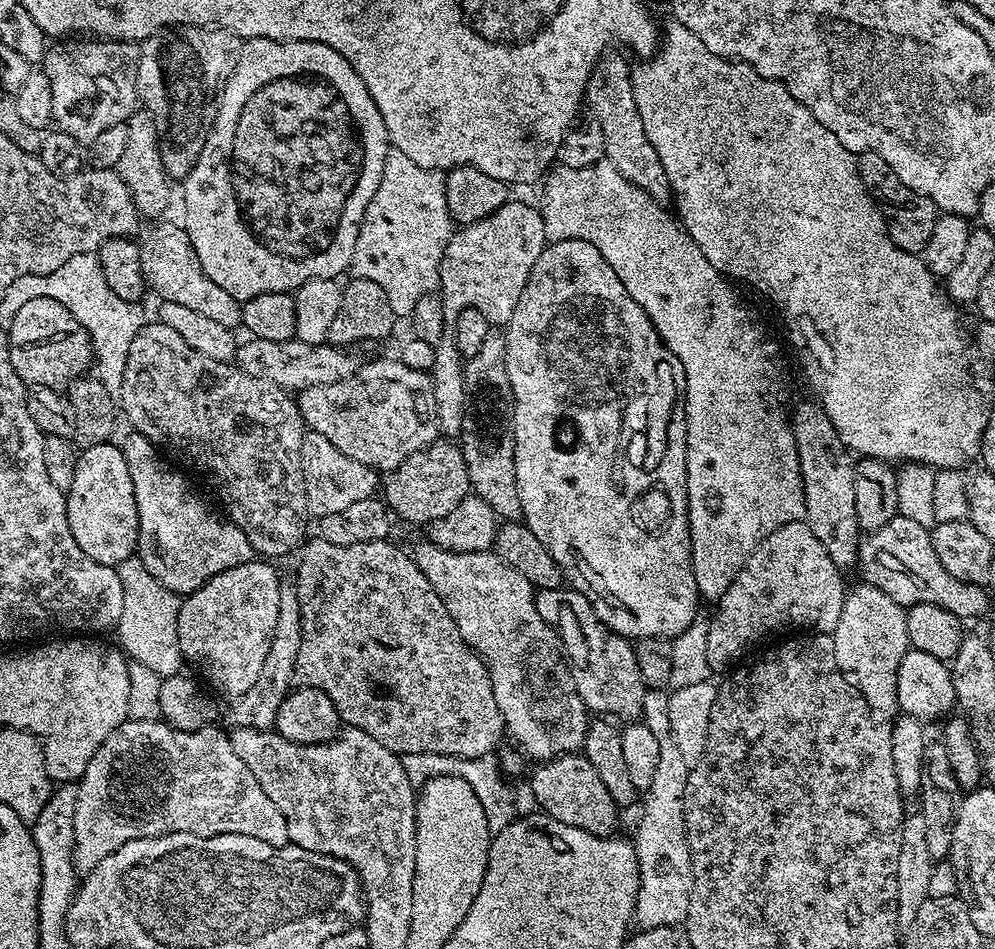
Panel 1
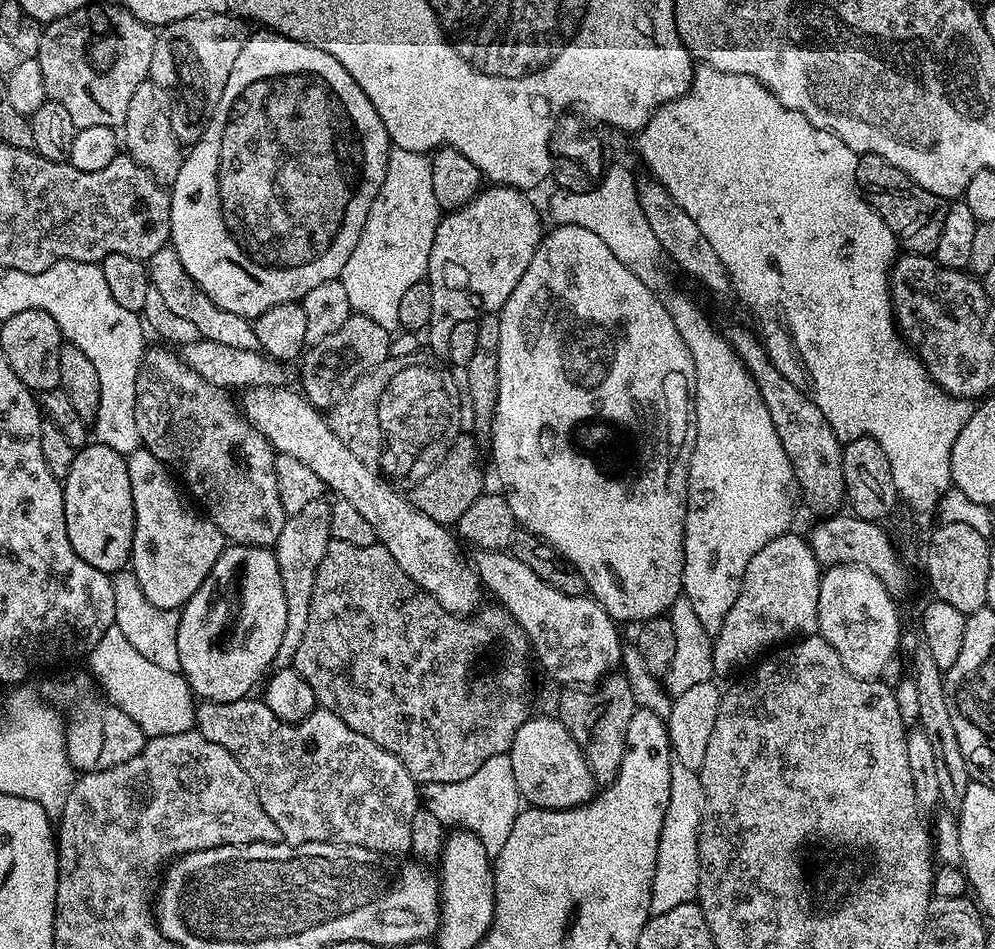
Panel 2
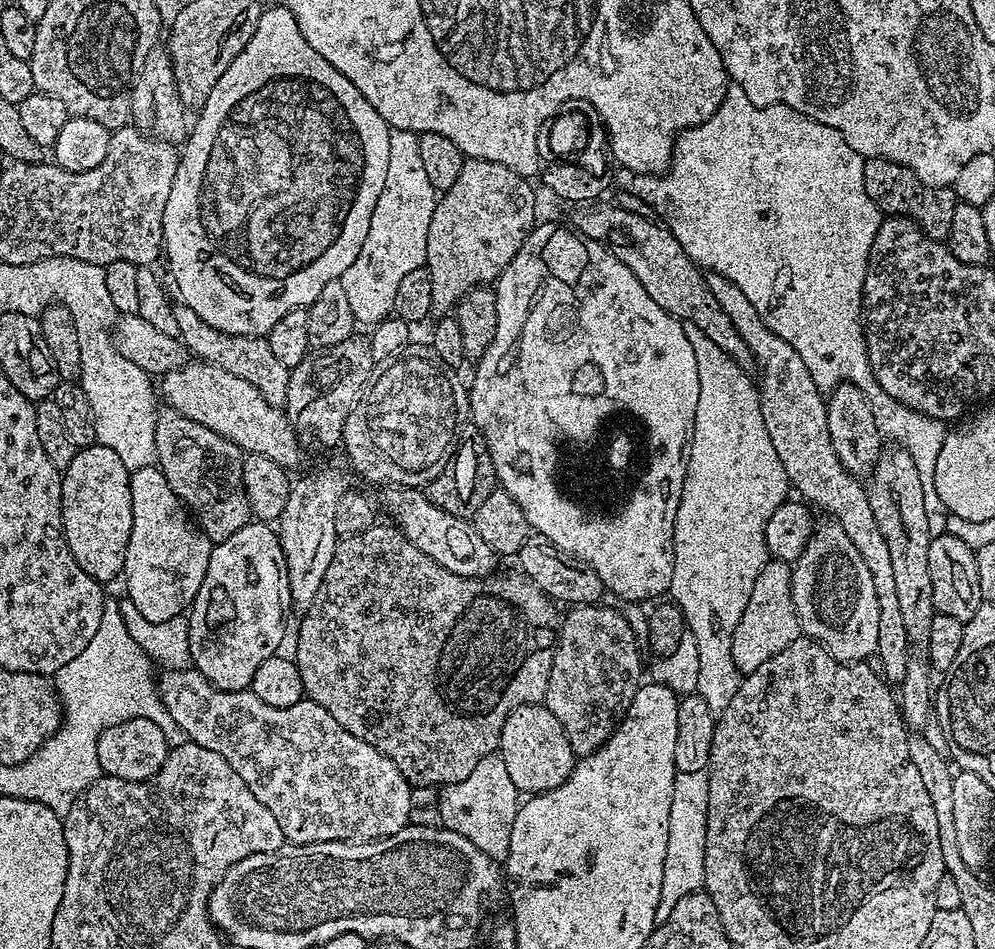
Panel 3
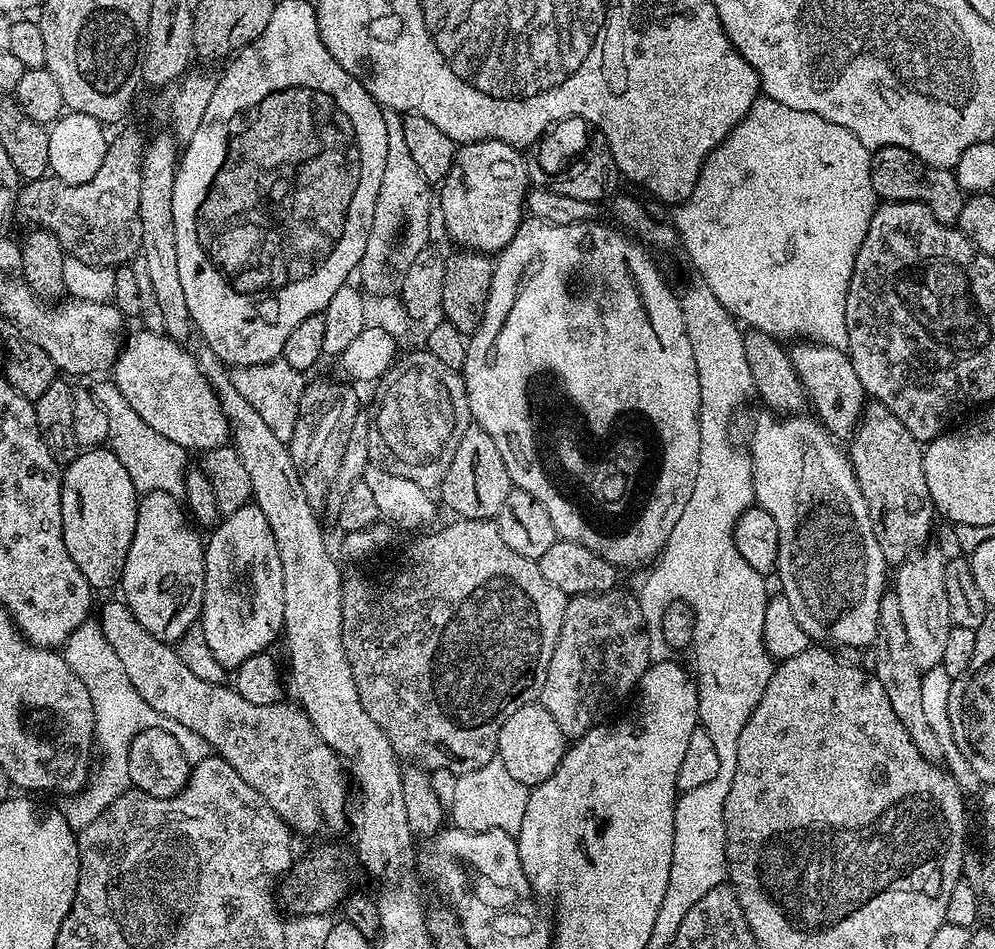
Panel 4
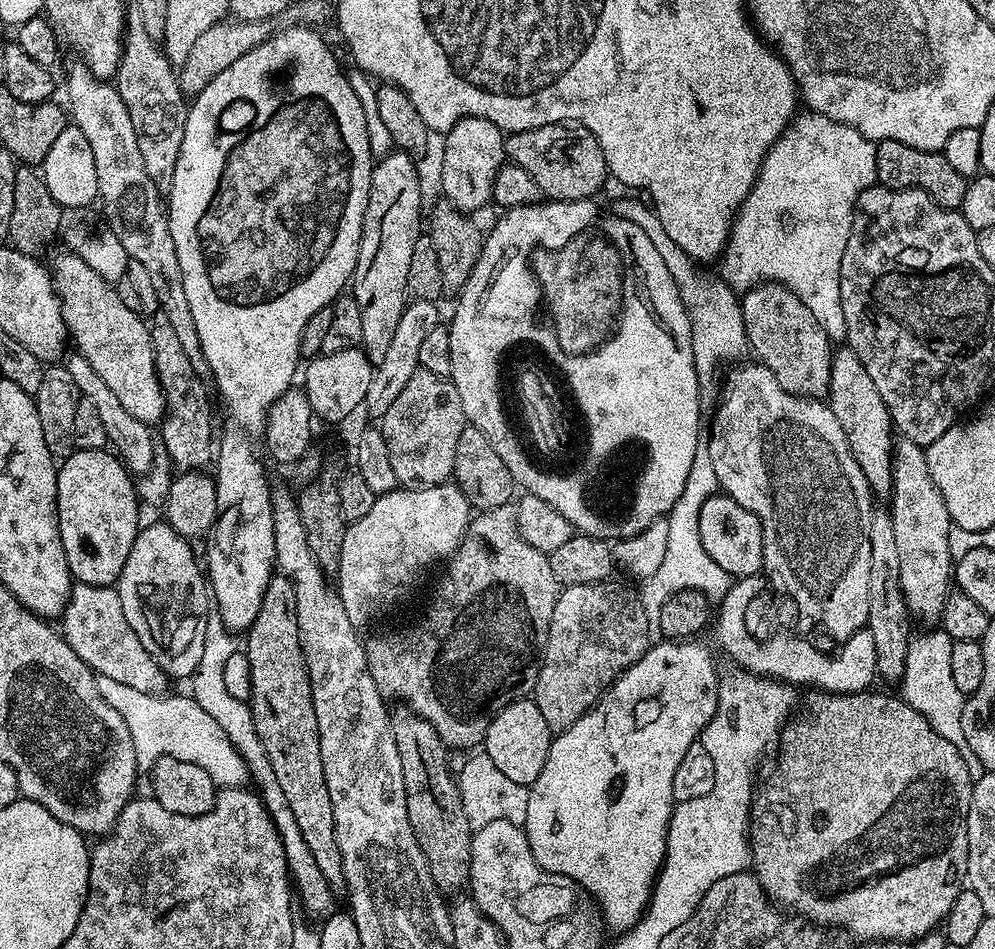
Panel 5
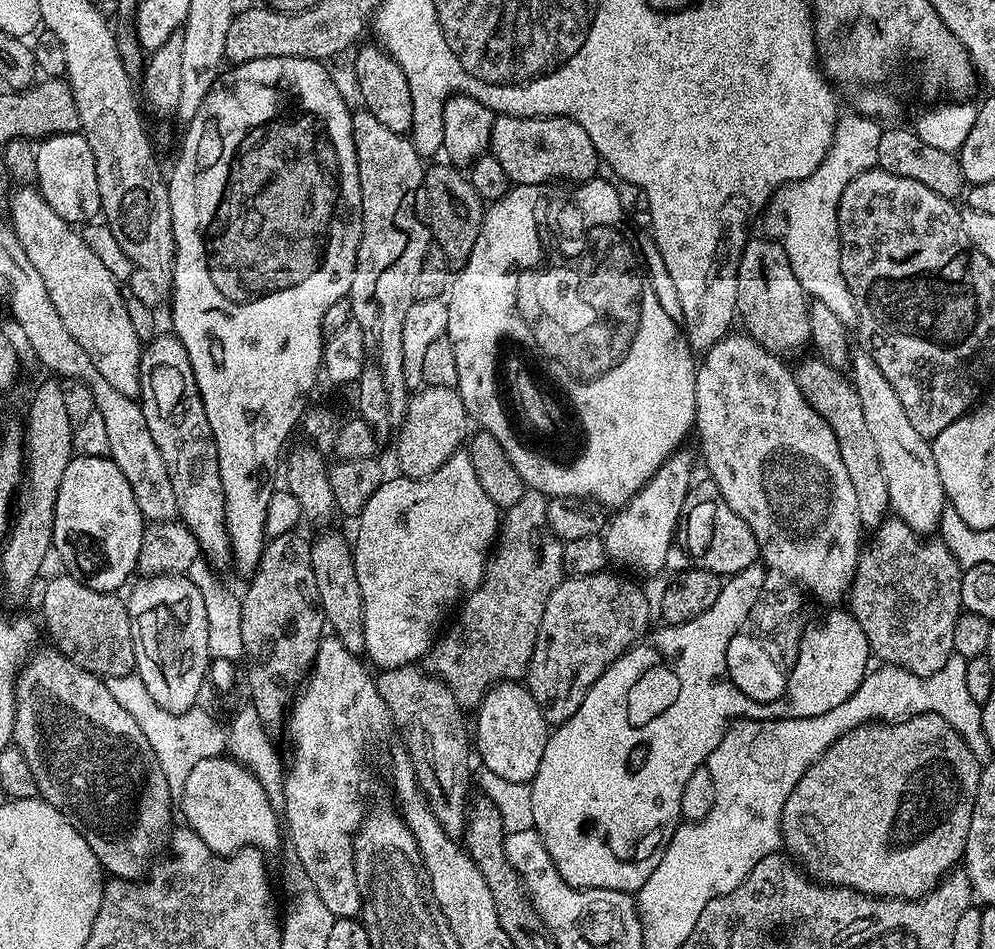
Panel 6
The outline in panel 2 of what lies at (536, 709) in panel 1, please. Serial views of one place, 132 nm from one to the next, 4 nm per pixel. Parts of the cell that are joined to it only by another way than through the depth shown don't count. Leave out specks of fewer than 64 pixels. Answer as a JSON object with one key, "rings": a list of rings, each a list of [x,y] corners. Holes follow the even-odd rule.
{"rings":[[[288,387],[247,389],[243,393],[244,419],[271,442],[279,455],[298,458],[304,466],[310,466],[329,493],[336,492],[332,494],[355,506],[365,516],[366,522],[374,526],[378,543],[390,550],[394,562],[406,570],[418,587],[430,593],[452,615],[471,617],[481,603],[480,575],[469,561],[467,564],[460,557],[453,533],[445,525],[434,522],[434,518],[422,514],[422,510],[412,505],[407,495],[399,496],[396,493],[399,491],[389,481],[370,470],[370,466],[366,466],[366,462],[356,457],[346,442],[334,434],[331,423],[321,409],[305,400],[295,387]]]}

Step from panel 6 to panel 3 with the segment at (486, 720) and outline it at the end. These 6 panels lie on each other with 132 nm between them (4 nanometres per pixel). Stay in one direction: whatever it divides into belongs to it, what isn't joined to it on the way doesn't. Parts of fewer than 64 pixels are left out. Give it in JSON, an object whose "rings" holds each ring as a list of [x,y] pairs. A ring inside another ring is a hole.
{"rings":[[[543,703],[523,704],[510,714],[510,718],[506,718],[498,753],[520,794],[539,794],[562,786],[562,782],[572,776],[578,759],[572,753],[562,722],[558,722],[558,718],[554,718]]]}

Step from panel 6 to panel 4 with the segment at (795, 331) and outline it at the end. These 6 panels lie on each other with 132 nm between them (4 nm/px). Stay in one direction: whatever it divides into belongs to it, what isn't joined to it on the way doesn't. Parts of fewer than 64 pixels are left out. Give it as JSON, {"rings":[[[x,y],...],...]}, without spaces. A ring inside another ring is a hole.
{"rings":[[[796,342],[793,344],[796,345],[790,348],[792,365],[802,382],[804,395],[810,408],[813,408],[811,411],[814,413],[815,419],[824,425],[824,429],[829,436],[840,442],[847,441],[860,424],[860,416],[866,407],[864,387],[862,382],[858,382],[858,374],[854,374],[854,366],[852,360],[848,357],[847,351],[844,348],[835,348],[834,346],[826,346],[815,342]]]}

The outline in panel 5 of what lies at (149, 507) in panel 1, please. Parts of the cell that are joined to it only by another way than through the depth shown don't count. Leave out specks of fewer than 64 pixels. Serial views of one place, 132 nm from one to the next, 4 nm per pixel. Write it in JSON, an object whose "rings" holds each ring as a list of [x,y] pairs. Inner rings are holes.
{"rings":[[[166,522],[160,524],[145,523],[130,546],[126,566],[118,581],[118,591],[122,598],[122,614],[130,622],[130,630],[138,634],[138,642],[146,646],[150,658],[168,677],[191,677],[196,669],[198,658],[202,656],[202,646],[206,638],[206,626],[210,619],[210,589],[206,583],[205,573],[196,565],[196,556],[190,549],[184,548],[185,537],[178,535]]]}

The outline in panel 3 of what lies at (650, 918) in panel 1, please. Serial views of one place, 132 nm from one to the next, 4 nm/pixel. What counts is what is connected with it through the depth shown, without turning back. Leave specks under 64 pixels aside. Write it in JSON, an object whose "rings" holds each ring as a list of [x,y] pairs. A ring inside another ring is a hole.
{"rings":[[[707,771],[677,772],[676,793],[670,798],[670,838],[666,838],[666,866],[662,866],[662,898],[658,902],[656,923],[670,918],[670,910],[686,894],[701,891],[706,874],[706,818],[710,802]]]}

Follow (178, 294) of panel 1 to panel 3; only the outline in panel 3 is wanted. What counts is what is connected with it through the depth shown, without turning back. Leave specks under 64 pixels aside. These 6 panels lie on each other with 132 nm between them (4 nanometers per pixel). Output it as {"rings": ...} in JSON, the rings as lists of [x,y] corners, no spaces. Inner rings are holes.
{"rings":[[[177,303],[174,307],[174,318],[178,321],[179,340],[193,357],[206,364],[213,364],[222,370],[230,370],[230,374],[238,374],[238,378],[246,378],[250,386],[254,386],[266,402],[276,408],[286,405],[286,390],[288,389],[289,369],[278,362],[274,350],[270,350],[267,339],[259,336],[235,336],[222,334],[222,330],[214,330],[207,322],[202,322],[190,306]]]}

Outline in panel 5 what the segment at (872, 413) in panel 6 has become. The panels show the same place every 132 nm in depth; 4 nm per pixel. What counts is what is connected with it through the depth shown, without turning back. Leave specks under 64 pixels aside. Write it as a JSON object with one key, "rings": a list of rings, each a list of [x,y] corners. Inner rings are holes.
{"rings":[[[903,438],[894,444],[890,511],[898,546],[900,585],[909,613],[915,619],[917,616],[920,620],[939,621],[954,576],[954,559],[950,552],[950,532],[954,525],[938,486],[934,486],[930,478],[925,449]]]}

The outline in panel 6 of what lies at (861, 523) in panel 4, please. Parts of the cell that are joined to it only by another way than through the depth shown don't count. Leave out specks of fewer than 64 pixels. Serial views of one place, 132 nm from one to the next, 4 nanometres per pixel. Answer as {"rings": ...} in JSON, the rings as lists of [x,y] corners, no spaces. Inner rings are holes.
{"rings":[[[729,334],[703,353],[696,370],[694,432],[695,435],[700,435],[700,444],[704,447],[704,464],[708,467],[707,475],[718,486],[722,498],[726,498],[730,510],[734,510],[734,514],[738,514],[738,518],[742,518],[750,526],[750,530],[760,547],[759,559],[769,569],[772,567],[778,575],[785,576],[789,585],[795,586],[805,593],[808,591],[810,595],[817,596],[822,603],[828,604],[824,606],[839,605],[836,603],[839,600],[841,603],[847,597],[849,588],[852,587],[852,579],[860,561],[862,525],[858,514],[858,497],[854,495],[854,485],[850,483],[850,474],[846,474],[846,465],[842,463],[842,454],[838,454],[838,438],[834,438],[834,430],[830,430],[830,426],[826,426],[822,414],[818,414],[814,410],[814,406],[810,406],[810,402],[806,402],[802,390],[798,390],[793,371],[780,361],[783,359],[775,352],[767,352],[762,345],[754,342],[751,336],[739,335]]]}

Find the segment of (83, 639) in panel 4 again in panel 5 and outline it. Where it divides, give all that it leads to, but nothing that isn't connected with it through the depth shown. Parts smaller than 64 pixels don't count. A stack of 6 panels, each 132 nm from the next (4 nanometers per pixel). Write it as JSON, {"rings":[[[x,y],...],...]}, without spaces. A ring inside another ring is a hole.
{"rings":[[[97,676],[98,694],[122,714],[126,726],[130,730],[130,738],[134,742],[137,757],[148,759],[148,762],[171,754],[182,762],[190,762],[202,766],[210,774],[210,778],[221,789],[242,788],[249,783],[248,767],[238,754],[238,750],[222,734],[222,726],[198,706],[191,695],[168,696],[157,694],[151,696],[142,690],[133,690],[130,686],[122,686],[122,682],[114,682],[114,678]]]}

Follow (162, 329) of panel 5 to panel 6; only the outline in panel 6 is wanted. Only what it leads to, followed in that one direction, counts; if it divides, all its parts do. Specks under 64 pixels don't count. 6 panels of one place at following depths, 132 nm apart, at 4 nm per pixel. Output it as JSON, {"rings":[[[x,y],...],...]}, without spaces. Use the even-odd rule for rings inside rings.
{"rings":[[[157,334],[143,345],[140,353],[140,395],[138,403],[142,410],[142,418],[146,418],[146,426],[150,426],[150,438],[154,438],[154,446],[158,446],[158,454],[162,454],[162,462],[166,462],[166,470],[170,474],[170,486],[174,486],[176,511],[179,519],[194,534],[200,547],[201,557],[212,568],[233,567],[230,534],[226,530],[226,506],[222,490],[222,474],[218,474],[218,446],[214,442],[214,434],[210,430],[210,422],[206,419],[206,410],[202,406],[202,394],[198,390],[198,382],[194,378],[194,370],[190,366],[190,358],[186,354],[186,346],[175,334]]]}

